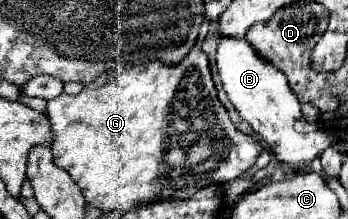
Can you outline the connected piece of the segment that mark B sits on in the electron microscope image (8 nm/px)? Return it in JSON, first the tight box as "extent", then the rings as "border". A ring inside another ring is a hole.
{"extent":[217,37,331,173],"border":[[[221,37],[217,49],[217,67],[221,83],[229,95],[229,101],[235,105],[239,115],[253,127],[255,133],[271,147],[271,153],[281,163],[285,173],[301,173],[311,161],[331,145],[331,133],[321,129],[321,125],[311,125],[301,113],[301,103],[291,91],[287,77],[275,69],[271,63],[265,63],[245,39]]]}

